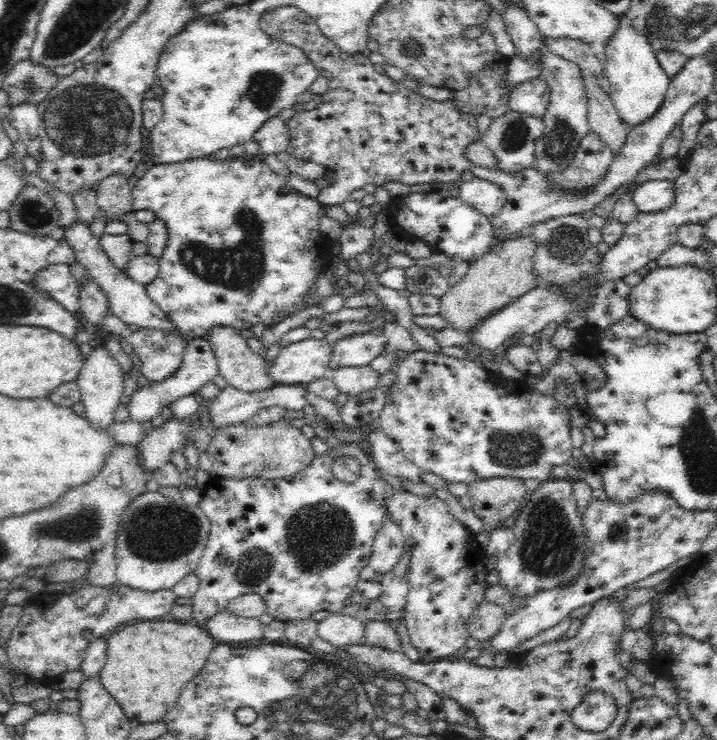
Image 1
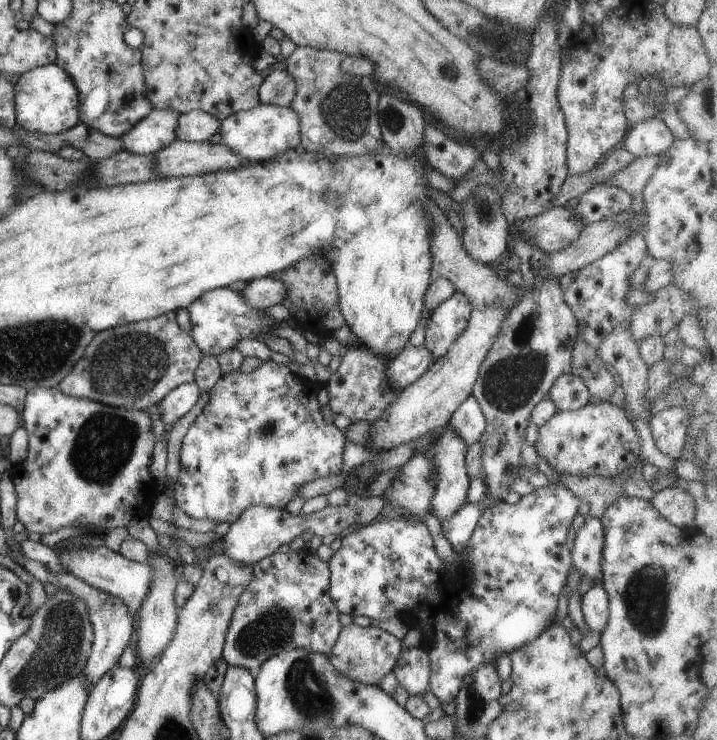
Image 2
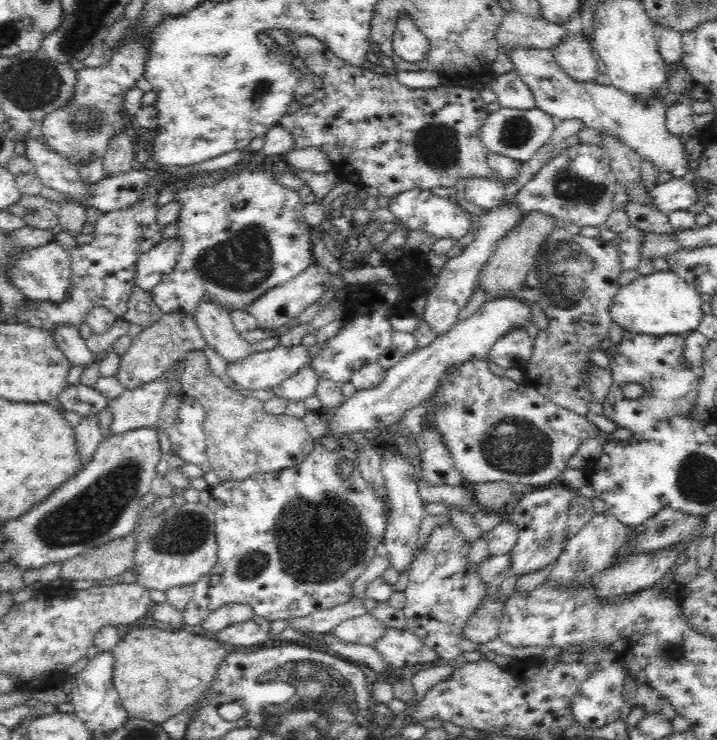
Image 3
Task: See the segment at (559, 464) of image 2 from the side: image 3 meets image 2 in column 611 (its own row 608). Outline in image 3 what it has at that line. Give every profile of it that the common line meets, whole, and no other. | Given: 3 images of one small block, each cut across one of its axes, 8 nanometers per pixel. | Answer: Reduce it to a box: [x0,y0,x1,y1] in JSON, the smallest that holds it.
[403,519,485,664]

